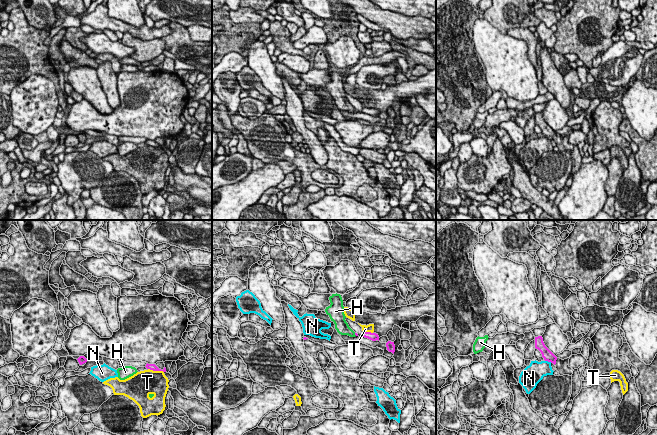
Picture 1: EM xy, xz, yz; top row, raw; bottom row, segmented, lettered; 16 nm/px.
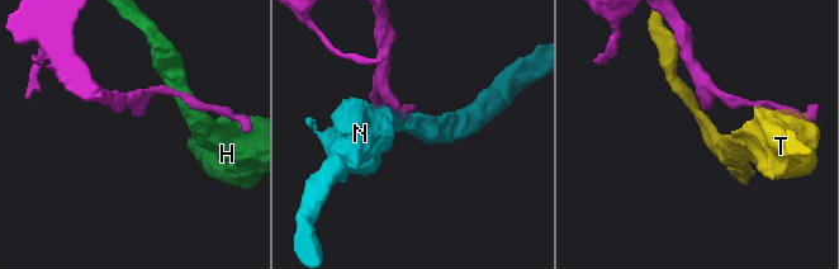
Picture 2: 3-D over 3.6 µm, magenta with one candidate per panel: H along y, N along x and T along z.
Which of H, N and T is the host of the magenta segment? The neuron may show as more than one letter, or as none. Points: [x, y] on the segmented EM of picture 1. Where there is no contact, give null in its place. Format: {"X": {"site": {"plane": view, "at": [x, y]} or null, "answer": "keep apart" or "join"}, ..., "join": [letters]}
{"H": {"site": {"plane": "xz", "at": [355, 334]}, "answer": "keep apart"}, "N": {"site": {"plane": "yz", "at": [548, 361]}, "answer": "keep apart"}, "T": {"site": {"plane": "xy", "at": [156, 370]}, "answer": "keep apart"}, "join": []}

